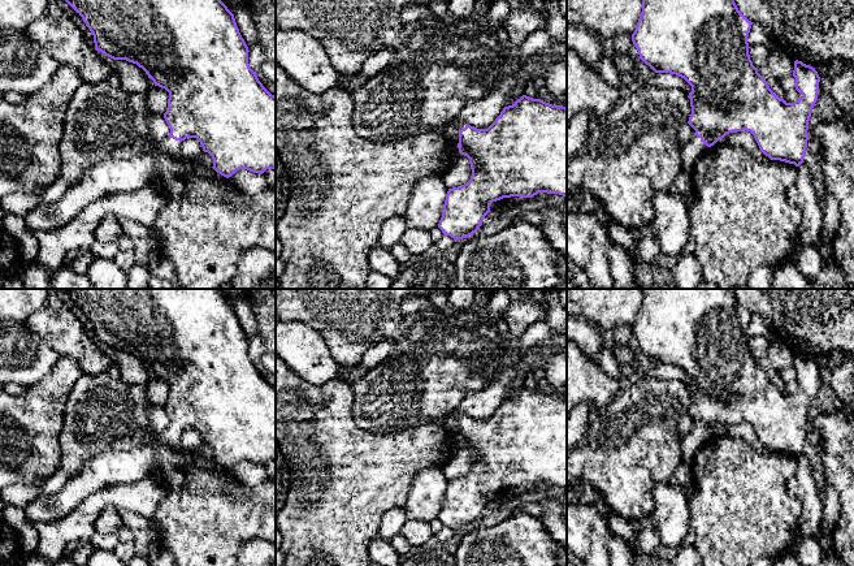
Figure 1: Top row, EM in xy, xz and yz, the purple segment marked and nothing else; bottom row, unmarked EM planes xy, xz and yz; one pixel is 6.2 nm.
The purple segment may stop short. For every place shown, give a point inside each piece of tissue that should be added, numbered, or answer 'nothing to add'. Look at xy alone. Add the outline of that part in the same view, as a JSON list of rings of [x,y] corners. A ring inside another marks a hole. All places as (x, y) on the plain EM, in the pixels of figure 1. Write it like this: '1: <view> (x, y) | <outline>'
1: xy (170, 439) | [[[170,428],[159,432],[159,433],[152,433],[153,435],[153,442],[157,442],[159,445],[166,446],[166,448],[173,448],[175,450],[181,449],[181,433],[175,432]]]

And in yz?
1: yz (694, 439) | [[[693,427],[681,440],[681,450],[682,450],[682,459],[686,465],[693,463],[695,457],[697,449],[707,442],[707,437],[698,429]]]

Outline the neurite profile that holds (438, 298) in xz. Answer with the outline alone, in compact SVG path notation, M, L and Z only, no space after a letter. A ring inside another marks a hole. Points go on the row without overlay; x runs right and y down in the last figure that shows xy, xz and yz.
M432 289L428 298L433 306L442 307L448 303L448 290Z

